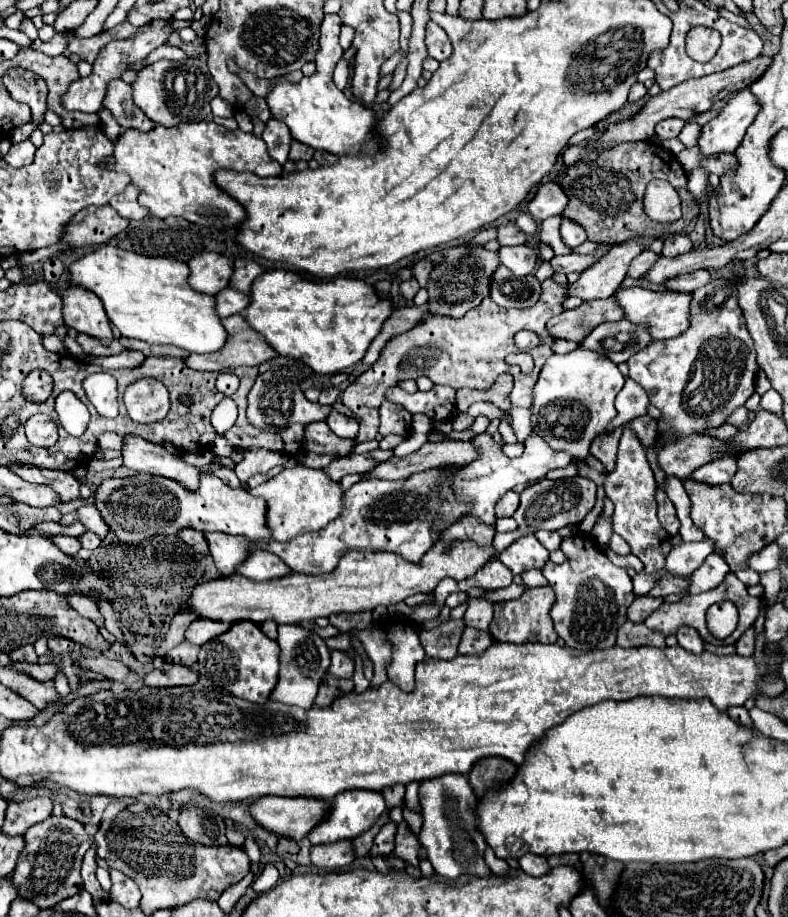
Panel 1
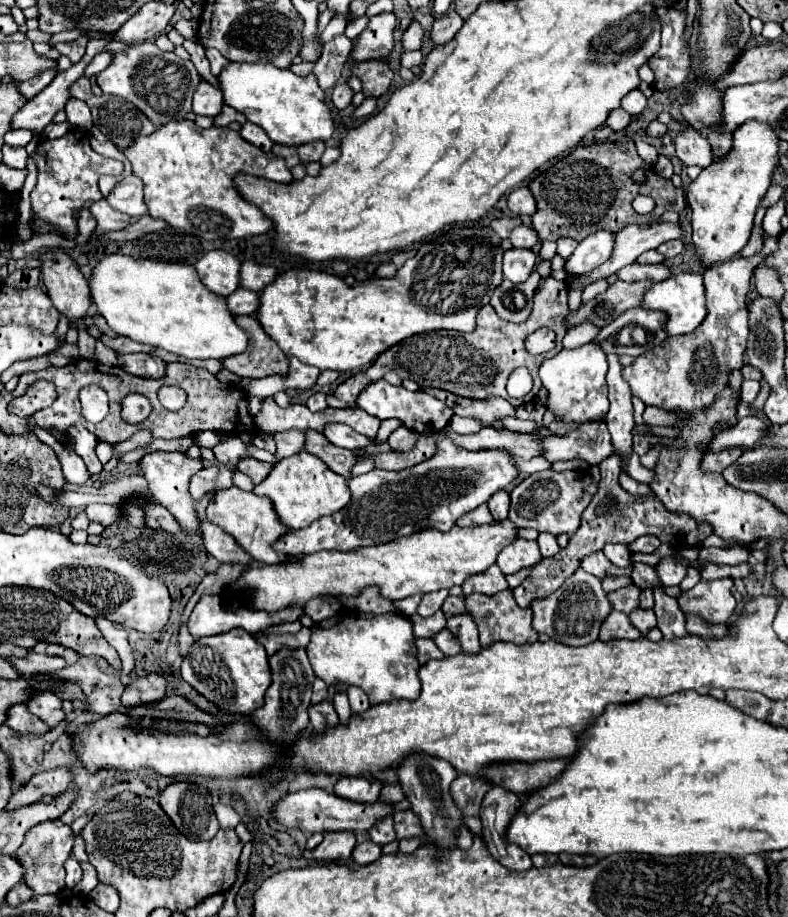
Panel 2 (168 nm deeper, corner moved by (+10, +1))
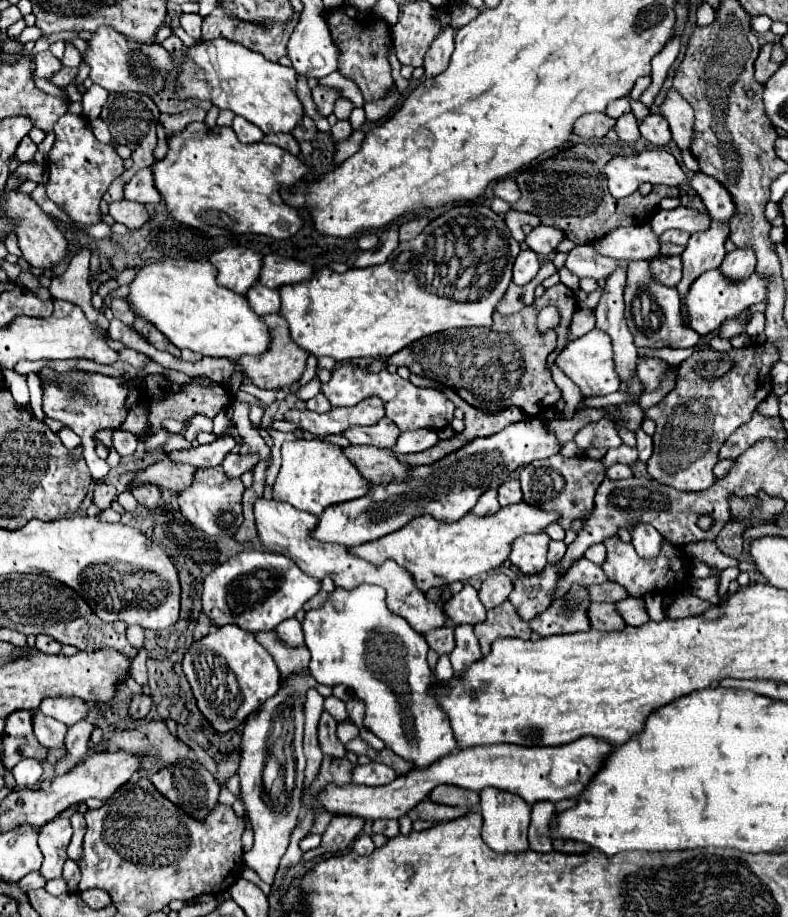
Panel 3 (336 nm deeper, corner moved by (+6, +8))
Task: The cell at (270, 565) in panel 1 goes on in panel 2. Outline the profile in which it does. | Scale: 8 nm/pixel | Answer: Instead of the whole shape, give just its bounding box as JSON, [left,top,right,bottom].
[194,492,254,566]

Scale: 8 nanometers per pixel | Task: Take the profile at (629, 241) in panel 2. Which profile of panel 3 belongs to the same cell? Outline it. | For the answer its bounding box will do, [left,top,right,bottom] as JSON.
[650,205,710,237]

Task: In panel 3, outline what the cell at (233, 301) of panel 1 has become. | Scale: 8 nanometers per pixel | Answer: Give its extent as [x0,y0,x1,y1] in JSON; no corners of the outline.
[246,285,280,315]

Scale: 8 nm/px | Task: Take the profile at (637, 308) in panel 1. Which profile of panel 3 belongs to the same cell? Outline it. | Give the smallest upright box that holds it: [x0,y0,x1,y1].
[682,269,766,335]

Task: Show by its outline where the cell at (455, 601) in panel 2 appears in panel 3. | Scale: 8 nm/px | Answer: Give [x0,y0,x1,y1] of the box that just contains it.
[444,583,486,625]

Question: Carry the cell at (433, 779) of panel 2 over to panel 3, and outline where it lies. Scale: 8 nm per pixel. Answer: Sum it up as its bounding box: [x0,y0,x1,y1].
[302,585,456,769]

